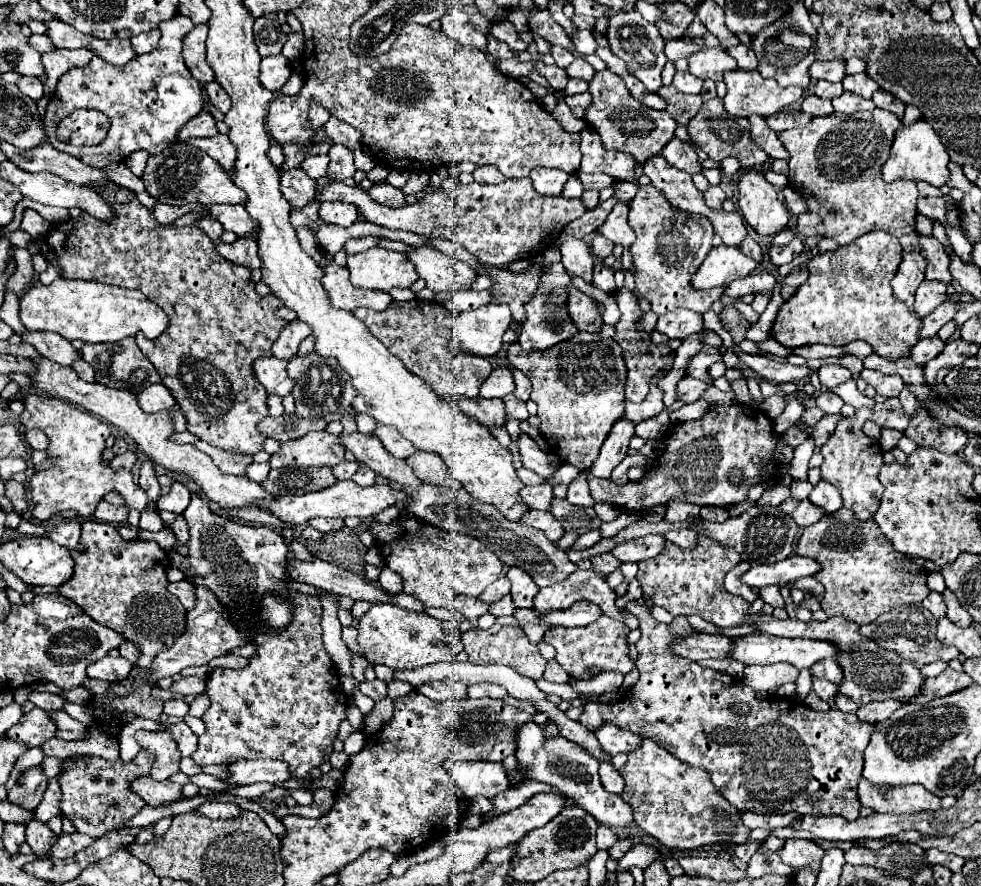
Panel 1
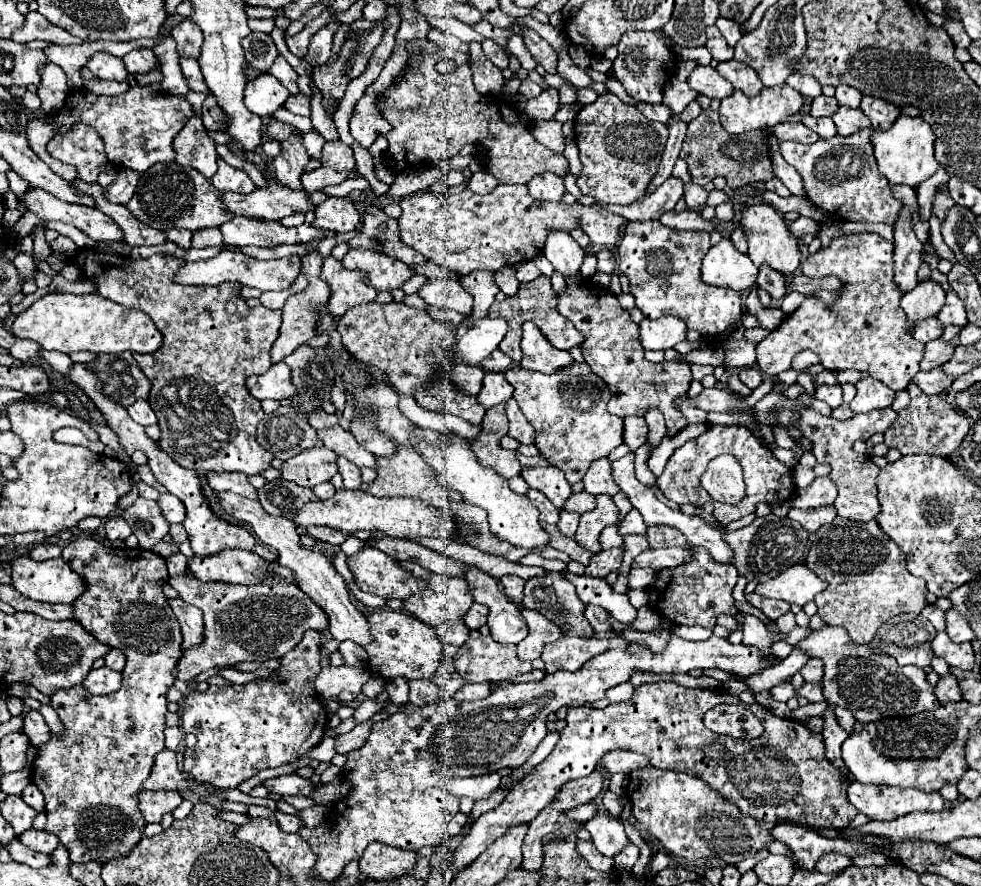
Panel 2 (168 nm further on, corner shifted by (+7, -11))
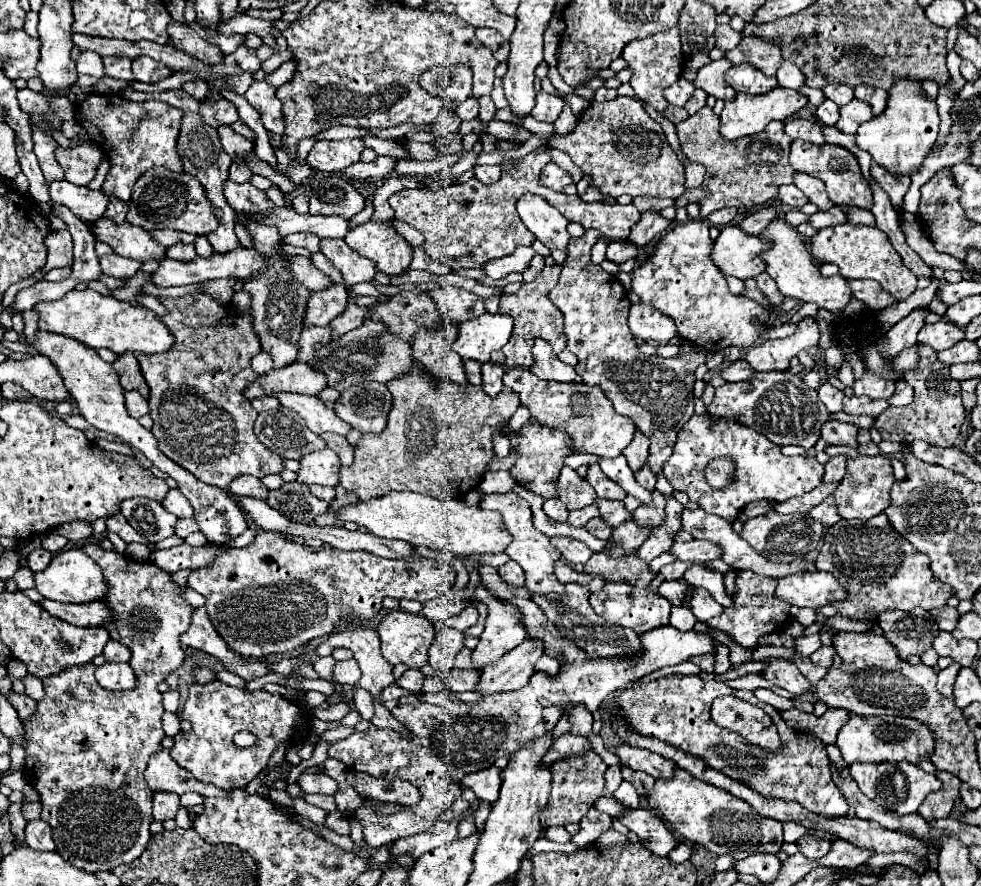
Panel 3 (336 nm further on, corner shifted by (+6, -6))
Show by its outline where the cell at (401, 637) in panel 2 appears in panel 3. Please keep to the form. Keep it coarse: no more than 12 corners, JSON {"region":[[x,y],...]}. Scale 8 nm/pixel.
{"region":[[392,610],[380,626],[390,664],[428,664],[434,628],[424,616]]}

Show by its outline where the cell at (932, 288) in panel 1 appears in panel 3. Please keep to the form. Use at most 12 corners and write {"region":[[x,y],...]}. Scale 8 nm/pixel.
{"region":[[946,318],[926,324],[918,342],[936,352],[964,340],[964,332]]}

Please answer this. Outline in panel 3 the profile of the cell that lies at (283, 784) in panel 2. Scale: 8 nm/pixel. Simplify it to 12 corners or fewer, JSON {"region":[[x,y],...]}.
{"region":[[302,774],[304,794],[336,794],[328,774]]}

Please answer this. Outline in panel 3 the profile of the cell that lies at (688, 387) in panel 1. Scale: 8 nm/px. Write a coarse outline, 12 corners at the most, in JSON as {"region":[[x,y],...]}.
{"region":[[790,370],[716,388],[708,414],[810,450],[830,420]]}

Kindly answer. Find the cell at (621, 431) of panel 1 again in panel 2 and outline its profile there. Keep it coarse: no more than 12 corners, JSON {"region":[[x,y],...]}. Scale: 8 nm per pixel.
{"region":[[607,457],[591,463],[583,477],[591,495],[619,493]]}

